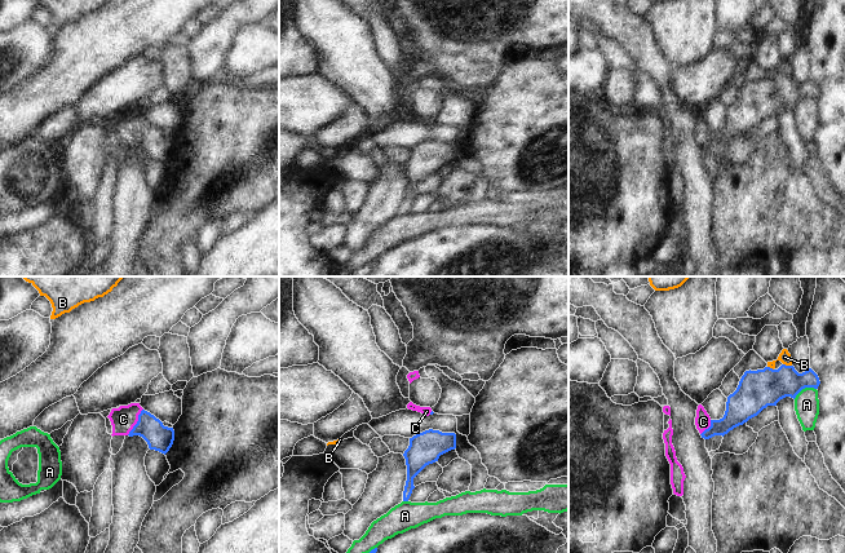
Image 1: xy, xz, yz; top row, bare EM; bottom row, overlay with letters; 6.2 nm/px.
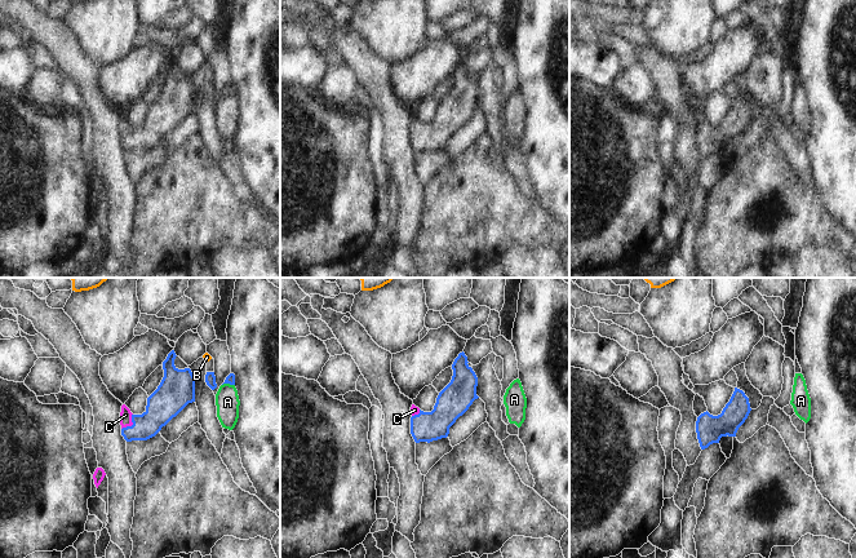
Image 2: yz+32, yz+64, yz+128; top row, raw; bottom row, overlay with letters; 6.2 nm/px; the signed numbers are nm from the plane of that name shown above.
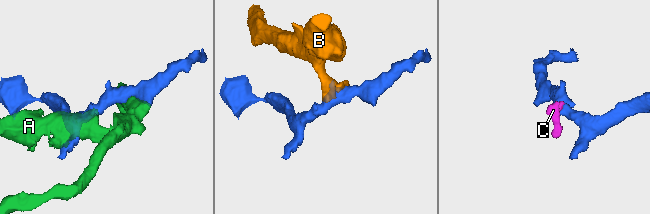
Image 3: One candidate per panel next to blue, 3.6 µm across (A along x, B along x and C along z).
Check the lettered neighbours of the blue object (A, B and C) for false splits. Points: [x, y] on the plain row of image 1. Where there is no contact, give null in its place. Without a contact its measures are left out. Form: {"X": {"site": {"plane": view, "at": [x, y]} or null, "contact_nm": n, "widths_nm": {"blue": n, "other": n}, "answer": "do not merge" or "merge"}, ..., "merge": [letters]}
{"A": {"site": {"plane": "yz", "at": [804, 98]}, "contact_nm": 160, "widths_nm": {"blue": 220, "other": 160}, "answer": "do not merge"}, "B": {"site": {"plane": "yz", "at": [787, 76]}, "contact_nm": 60, "widths_nm": {"blue": 240, "other": 80}, "answer": "do not merge"}, "C": {"site": {"plane": "xy", "at": [137, 132]}, "contact_nm": 190, "widths_nm": {"blue": 160, "other": 160}, "answer": "merge"}, "merge": ["C"]}

